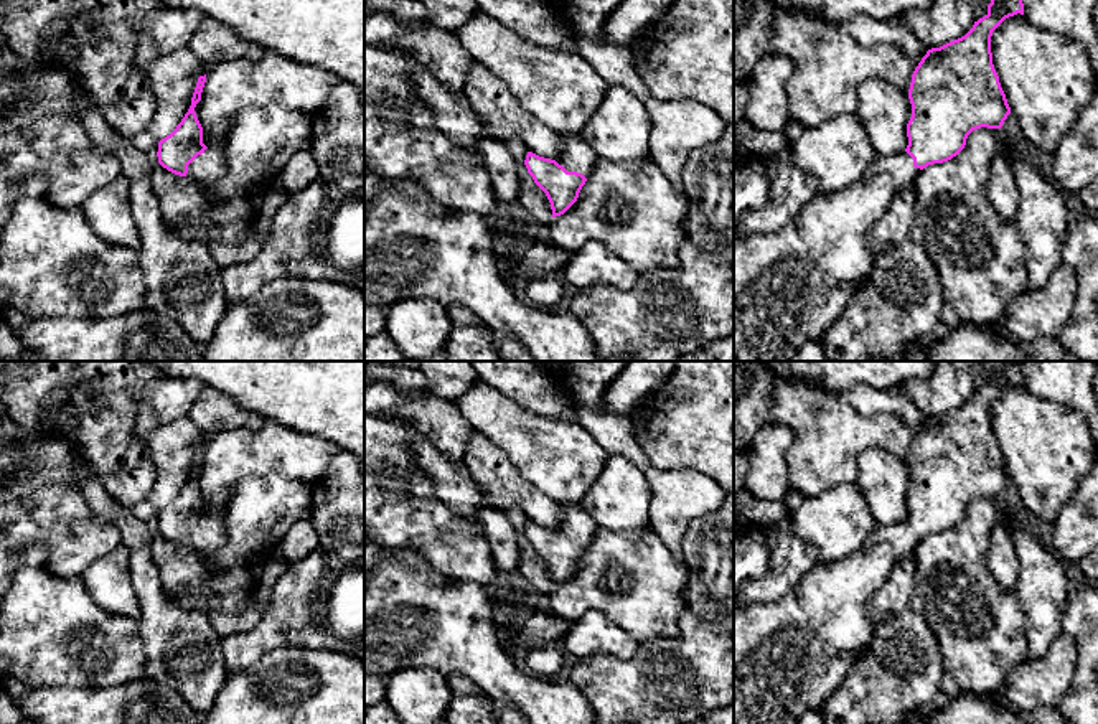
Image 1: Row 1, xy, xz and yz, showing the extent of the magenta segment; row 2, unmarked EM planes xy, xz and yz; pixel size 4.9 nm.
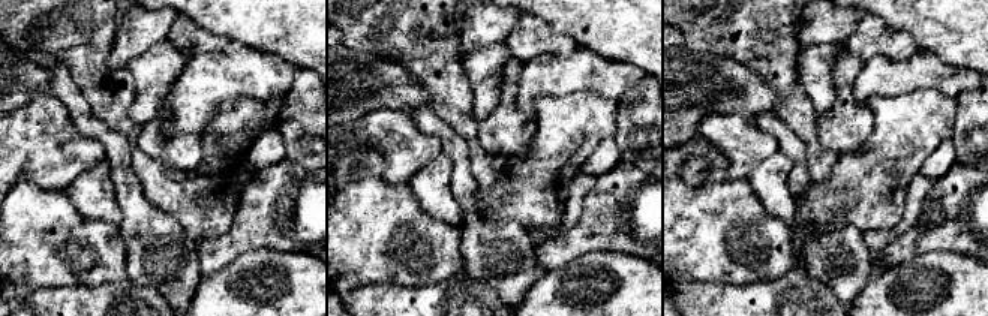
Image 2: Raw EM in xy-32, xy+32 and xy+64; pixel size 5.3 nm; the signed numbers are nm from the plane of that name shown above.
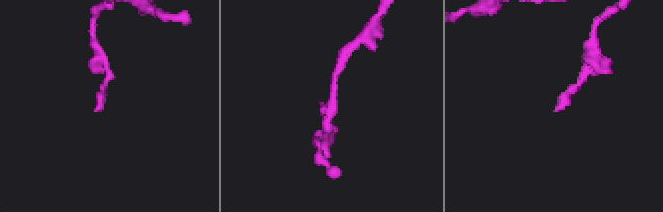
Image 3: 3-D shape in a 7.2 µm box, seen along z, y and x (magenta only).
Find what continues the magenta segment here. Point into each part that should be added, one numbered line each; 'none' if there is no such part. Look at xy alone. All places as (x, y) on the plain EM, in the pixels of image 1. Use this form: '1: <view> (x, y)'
1: xy (205, 540)

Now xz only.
1: xz (576, 525)

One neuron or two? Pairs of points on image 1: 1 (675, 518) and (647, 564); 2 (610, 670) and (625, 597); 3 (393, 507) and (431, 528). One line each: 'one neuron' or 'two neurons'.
1: two neurons
2: two neurons
3: one neuron

